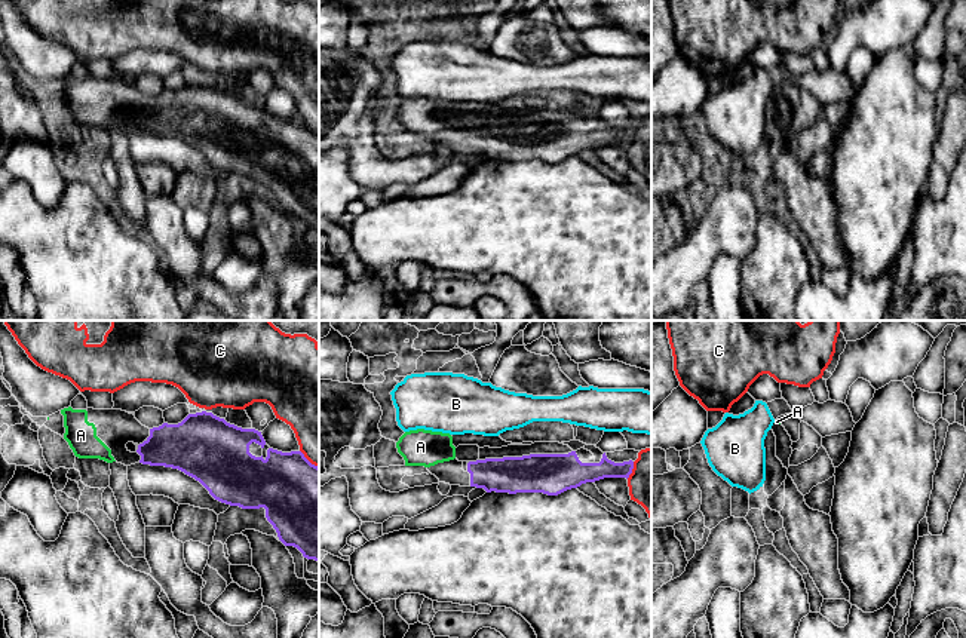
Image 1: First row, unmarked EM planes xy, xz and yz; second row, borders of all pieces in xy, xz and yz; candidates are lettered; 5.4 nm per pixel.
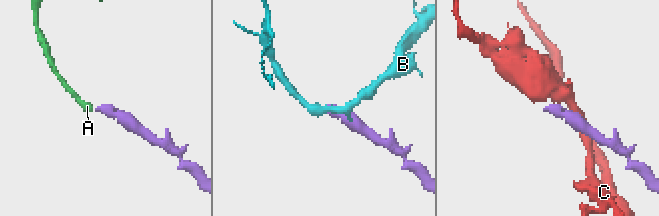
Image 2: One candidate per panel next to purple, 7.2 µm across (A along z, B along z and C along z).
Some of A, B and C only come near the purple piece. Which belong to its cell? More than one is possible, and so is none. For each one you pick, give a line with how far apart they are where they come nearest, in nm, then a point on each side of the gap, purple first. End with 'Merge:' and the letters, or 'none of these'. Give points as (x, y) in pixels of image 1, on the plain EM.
A: gap 80 nm; span xz (468, 131), (454, 125)
Merge: A

